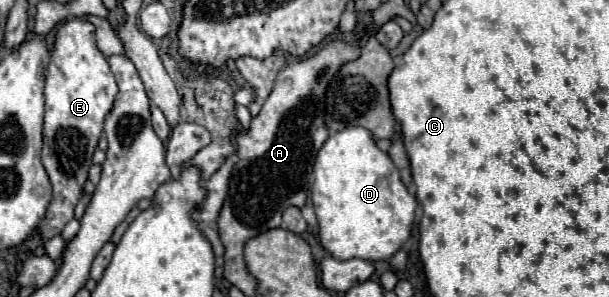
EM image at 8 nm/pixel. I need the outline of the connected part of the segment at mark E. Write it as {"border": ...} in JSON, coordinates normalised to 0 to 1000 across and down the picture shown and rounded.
{"border":[[[110,64],[90,131],[84,212],[74,273],[74,414],[67,542],[87,623],[87,677],[64,758],[77,811],[103,778],[120,737],[126,677],[136,663],[136,623],[149,562],[149,529],[169,441],[169,407],[182,374],[192,320],[192,279],[179,232],[176,192],[156,152],[156,91],[146,71]]]}

